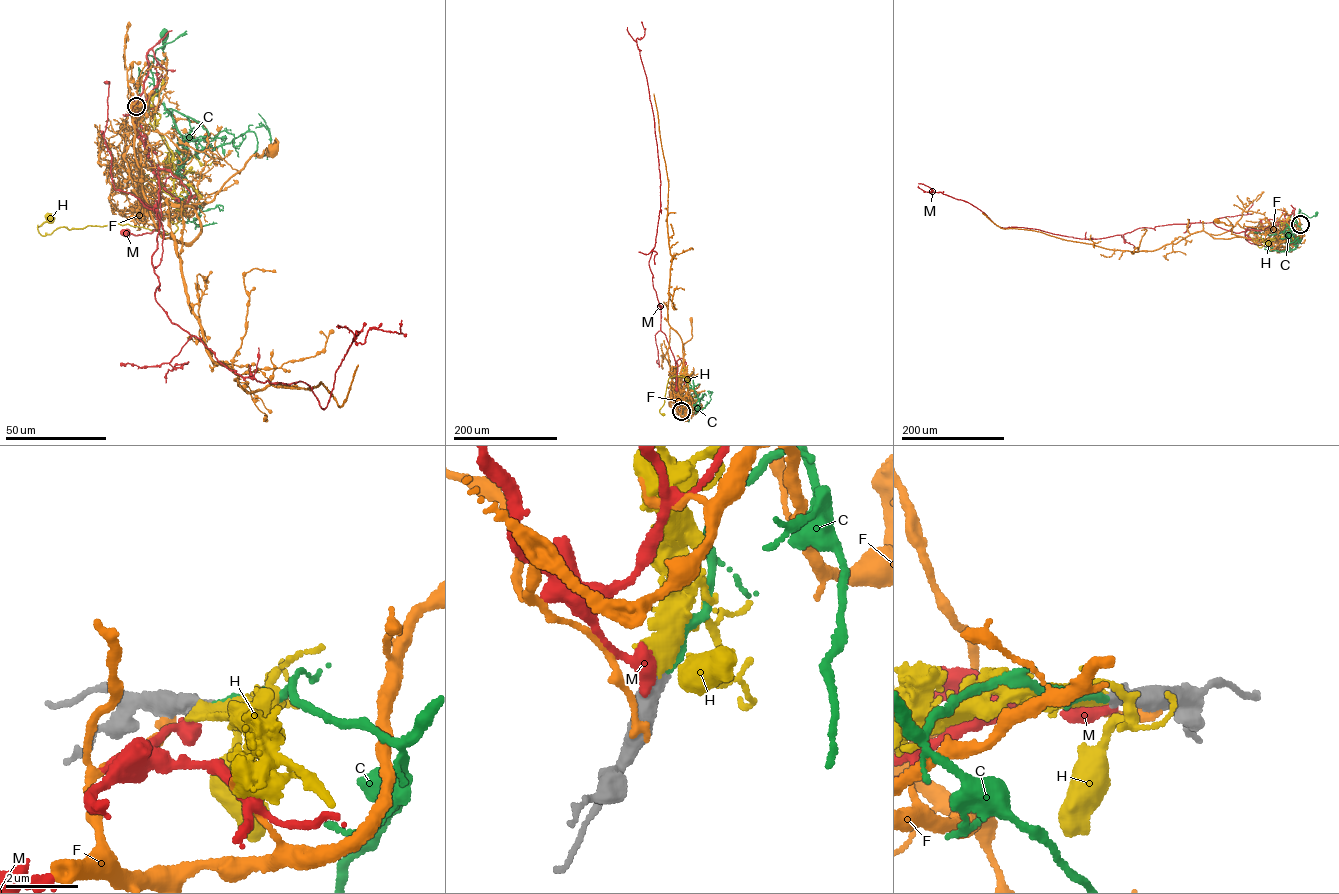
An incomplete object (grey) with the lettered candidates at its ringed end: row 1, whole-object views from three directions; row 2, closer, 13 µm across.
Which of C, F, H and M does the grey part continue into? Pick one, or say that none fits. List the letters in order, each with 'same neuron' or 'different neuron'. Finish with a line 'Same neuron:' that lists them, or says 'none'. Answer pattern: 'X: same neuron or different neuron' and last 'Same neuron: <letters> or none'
C: different neuron
F: different neuron
H: same neuron
M: different neuron
Same neuron: H

